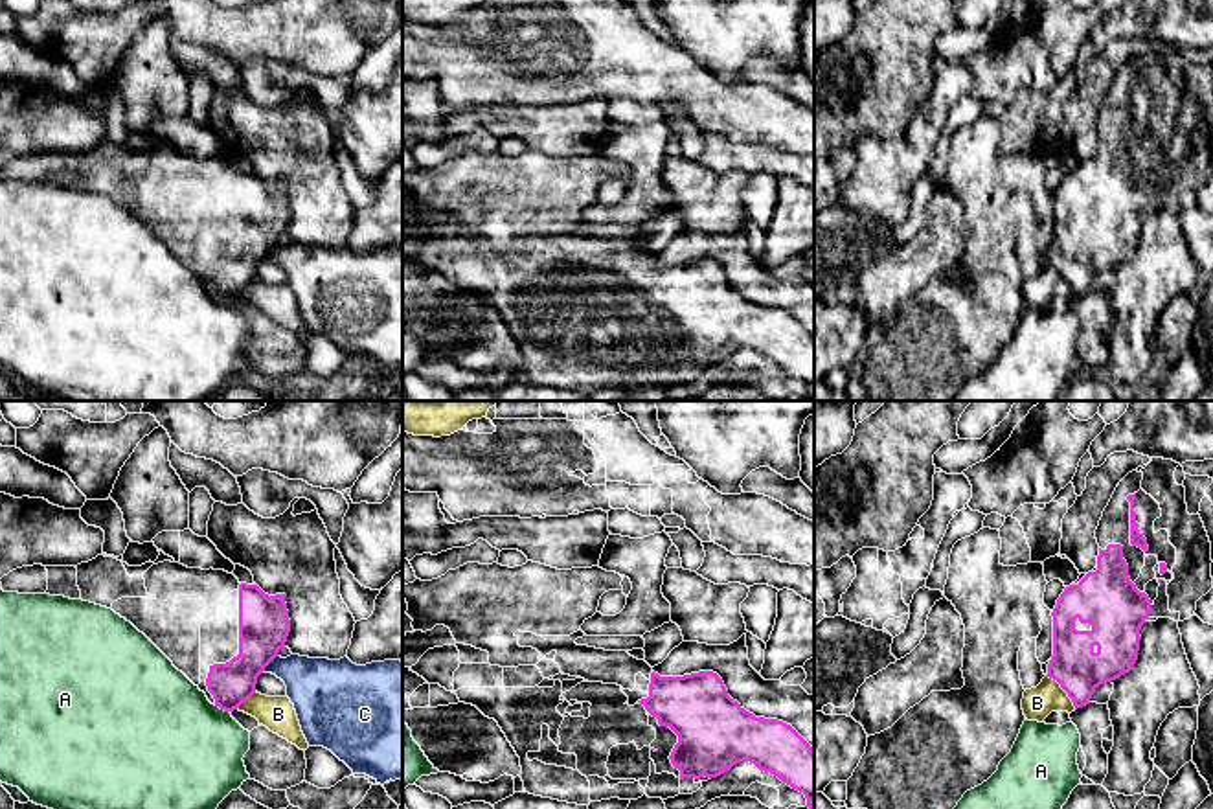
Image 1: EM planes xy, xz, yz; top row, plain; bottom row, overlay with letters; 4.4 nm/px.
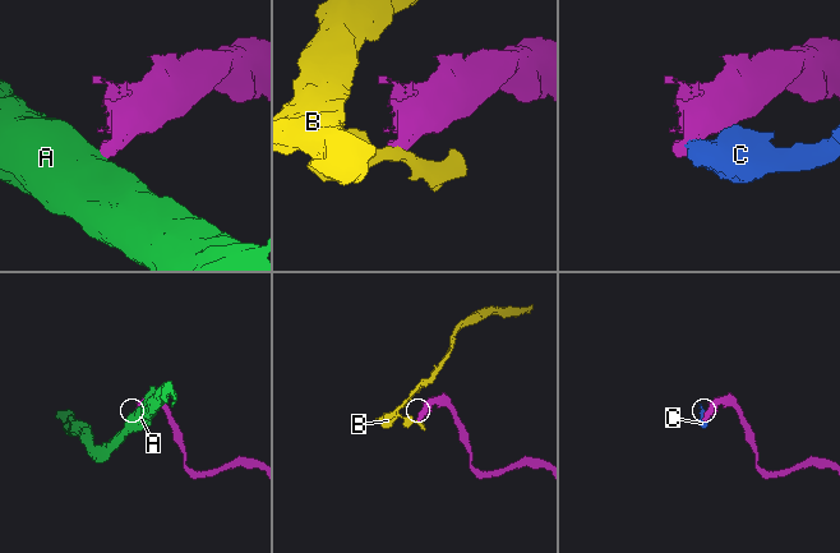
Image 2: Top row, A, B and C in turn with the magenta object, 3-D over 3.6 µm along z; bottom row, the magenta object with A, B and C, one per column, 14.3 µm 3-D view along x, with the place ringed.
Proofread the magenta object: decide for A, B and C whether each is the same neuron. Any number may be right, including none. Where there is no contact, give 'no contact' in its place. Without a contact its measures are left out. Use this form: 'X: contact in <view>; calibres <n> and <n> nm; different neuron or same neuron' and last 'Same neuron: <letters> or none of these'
A: contact in xy; calibres 190 and 500 nm; different neuron
B: contact in yz; calibres 200 and 140 nm; different neuron
C: contact in xy; calibres 220 and 260 nm; different neuron
Same neuron: none of these

